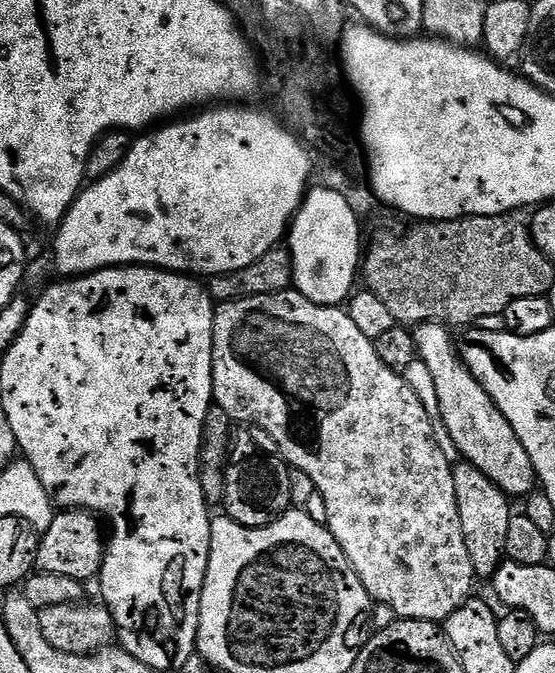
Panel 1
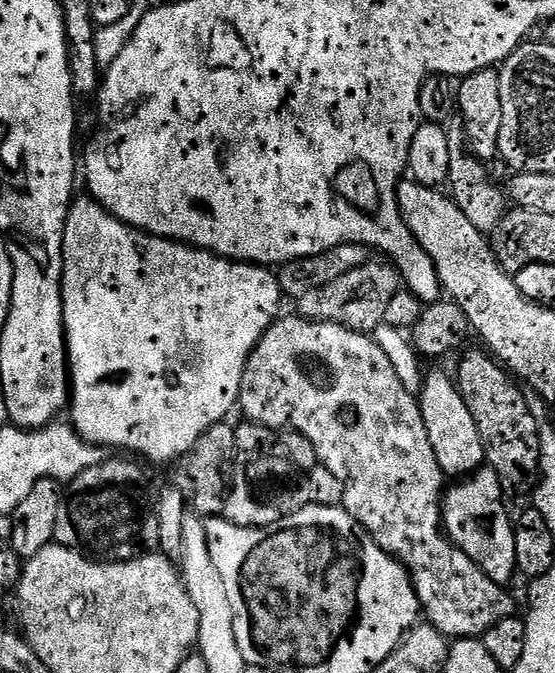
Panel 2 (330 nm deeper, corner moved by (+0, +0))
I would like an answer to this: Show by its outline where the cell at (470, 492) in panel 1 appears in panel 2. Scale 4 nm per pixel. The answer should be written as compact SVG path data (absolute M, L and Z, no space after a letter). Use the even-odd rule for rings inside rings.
M428 372L423 377L418 403L426 438L430 440L430 450L434 450L434 458L438 458L438 466L445 477L467 478L485 467L484 443L478 434L478 426L474 426L474 418L470 410L466 410L466 402L449 373L447 376L444 372Z

